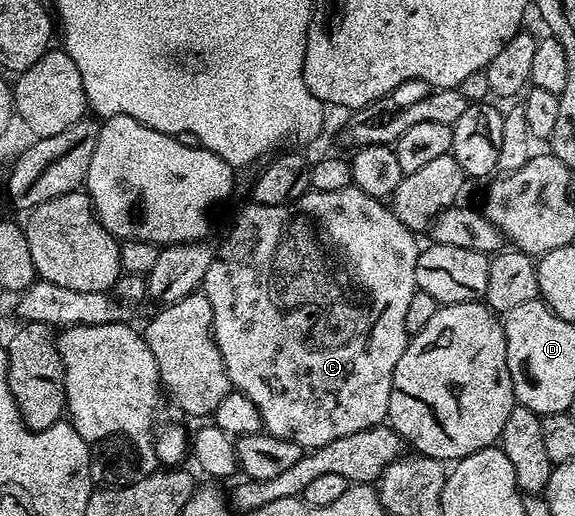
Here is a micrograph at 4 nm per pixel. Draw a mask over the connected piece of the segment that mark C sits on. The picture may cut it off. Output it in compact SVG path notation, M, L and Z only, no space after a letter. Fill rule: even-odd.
M355 187L321 193L309 191L300 198L298 208L312 220L312 225L304 225L300 217L292 221L292 205L248 203L237 215L228 238L221 243L220 249L218 245L215 250L210 271L206 271L202 292L210 303L212 334L226 367L229 386L235 392L246 395L246 399L250 399L250 403L258 407L262 415L263 432L278 439L286 439L290 443L298 443L301 450L311 451L326 447L326 443L334 443L334 439L342 439L344 435L354 435L354 431L366 431L385 424L390 407L390 387L394 383L394 367L398 367L398 359L402 359L402 351L406 351L410 340L406 331L406 306L410 304L410 295L418 291L416 260L421 246L416 245L417 234L403 225L381 198L366 195ZM320 237L328 244L325 249L320 249ZM292 273L296 276L297 287L308 296L297 309L292 309Z

